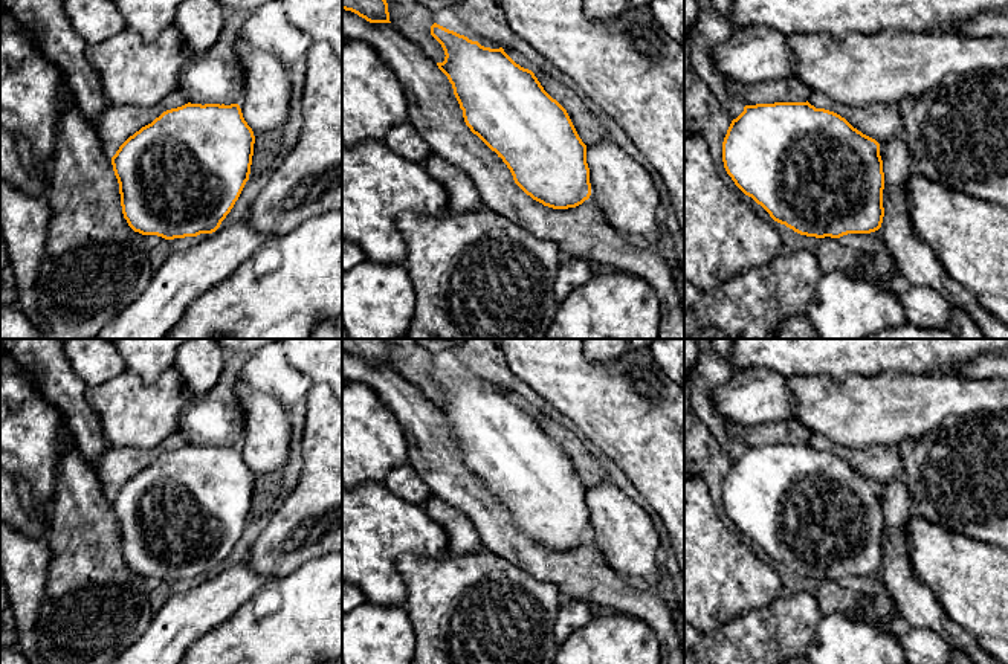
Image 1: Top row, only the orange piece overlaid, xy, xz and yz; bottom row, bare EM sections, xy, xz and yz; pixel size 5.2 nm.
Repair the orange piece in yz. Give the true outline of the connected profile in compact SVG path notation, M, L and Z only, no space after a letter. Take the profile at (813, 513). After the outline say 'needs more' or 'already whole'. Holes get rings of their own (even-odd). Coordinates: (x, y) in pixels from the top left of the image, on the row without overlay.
M806 444L745 447L722 484L722 504L735 527L770 559L816 580L871 575L881 569L884 514L880 485L840 456Z; already whole

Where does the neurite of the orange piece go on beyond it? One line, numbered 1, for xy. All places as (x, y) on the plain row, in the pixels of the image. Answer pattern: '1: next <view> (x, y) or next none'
1: next none

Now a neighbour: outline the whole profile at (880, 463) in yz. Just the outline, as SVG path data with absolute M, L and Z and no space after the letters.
M796 418L750 426L744 430L742 441L745 447L808 443L816 450L825 450L840 456L854 470L877 484L886 484L892 479L906 479L897 446L875 444L864 449L840 446L825 435L813 434Z

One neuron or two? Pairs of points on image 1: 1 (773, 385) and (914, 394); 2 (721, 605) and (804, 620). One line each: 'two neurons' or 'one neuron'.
1: two neurons
2: two neurons

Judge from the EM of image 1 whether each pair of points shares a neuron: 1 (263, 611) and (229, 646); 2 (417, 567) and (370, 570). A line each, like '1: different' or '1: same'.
1: same
2: different

